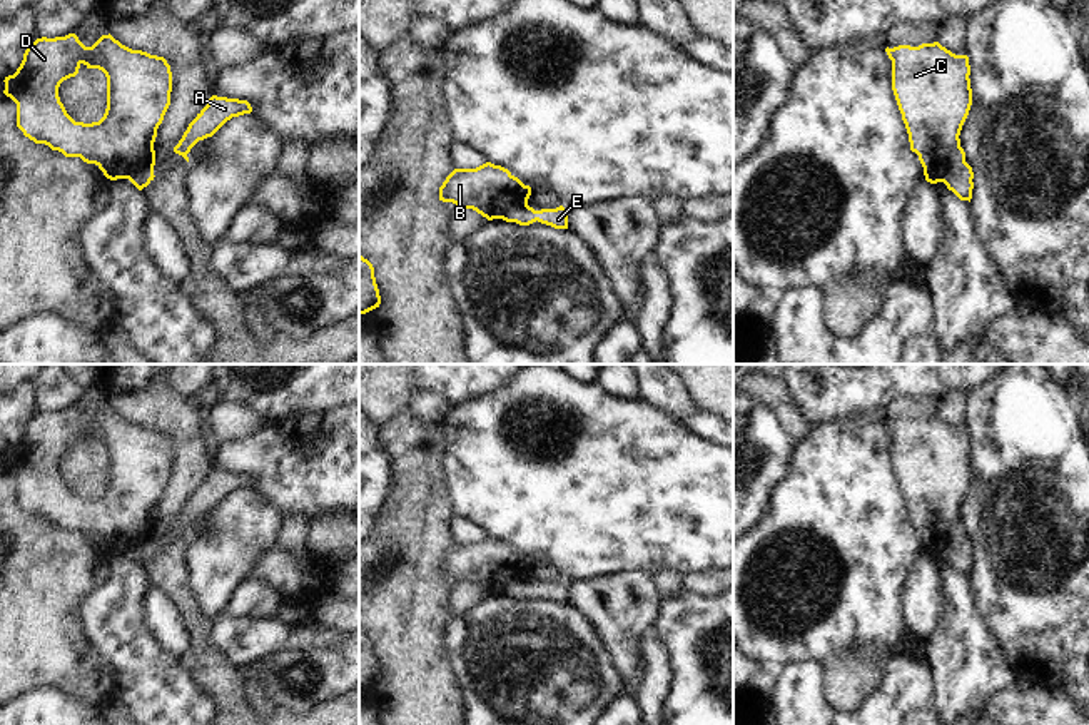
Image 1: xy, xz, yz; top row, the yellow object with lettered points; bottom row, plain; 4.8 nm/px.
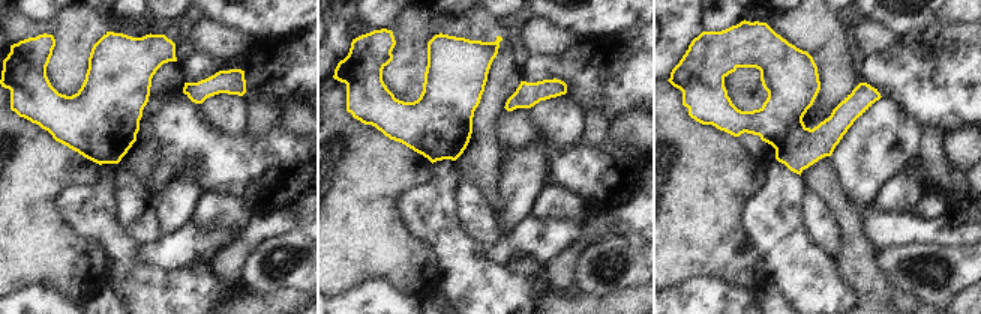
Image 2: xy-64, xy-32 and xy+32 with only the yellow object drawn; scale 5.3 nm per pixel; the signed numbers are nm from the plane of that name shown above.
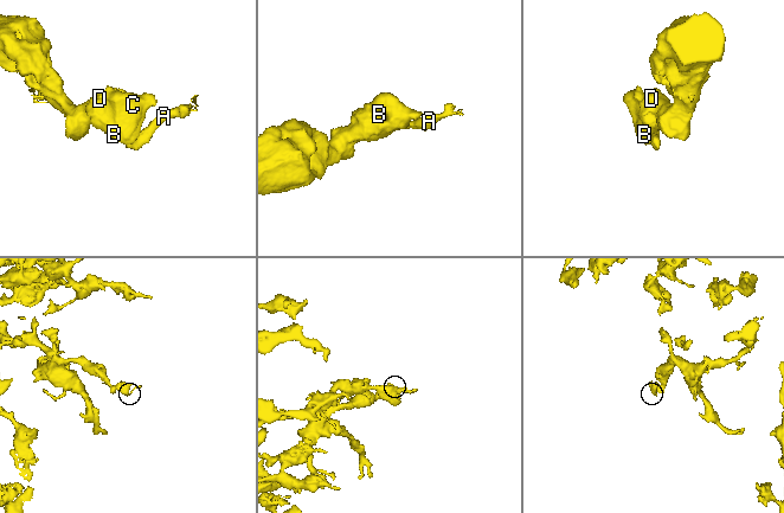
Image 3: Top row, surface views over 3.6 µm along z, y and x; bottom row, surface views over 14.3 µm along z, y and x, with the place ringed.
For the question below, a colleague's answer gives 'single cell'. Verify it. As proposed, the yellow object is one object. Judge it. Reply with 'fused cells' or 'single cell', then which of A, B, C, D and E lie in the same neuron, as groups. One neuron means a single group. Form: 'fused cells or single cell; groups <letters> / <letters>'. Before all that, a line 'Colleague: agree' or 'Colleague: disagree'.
Colleague: disagree
fused cells; groups A E / B C D

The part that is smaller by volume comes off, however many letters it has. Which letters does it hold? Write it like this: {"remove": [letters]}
{"remove": ["A", "E"]}

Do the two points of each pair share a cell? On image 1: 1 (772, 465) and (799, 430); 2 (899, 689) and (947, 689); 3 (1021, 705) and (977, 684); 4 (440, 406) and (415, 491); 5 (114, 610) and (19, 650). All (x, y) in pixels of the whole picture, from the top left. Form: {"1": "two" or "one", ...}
{"1": "two", "2": "two", "3": "two", "4": "two", "5": "two"}

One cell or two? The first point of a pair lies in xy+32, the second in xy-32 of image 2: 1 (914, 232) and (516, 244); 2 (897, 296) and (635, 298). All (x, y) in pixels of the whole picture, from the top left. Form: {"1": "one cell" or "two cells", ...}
{"1": "one cell", "2": "two cells"}

